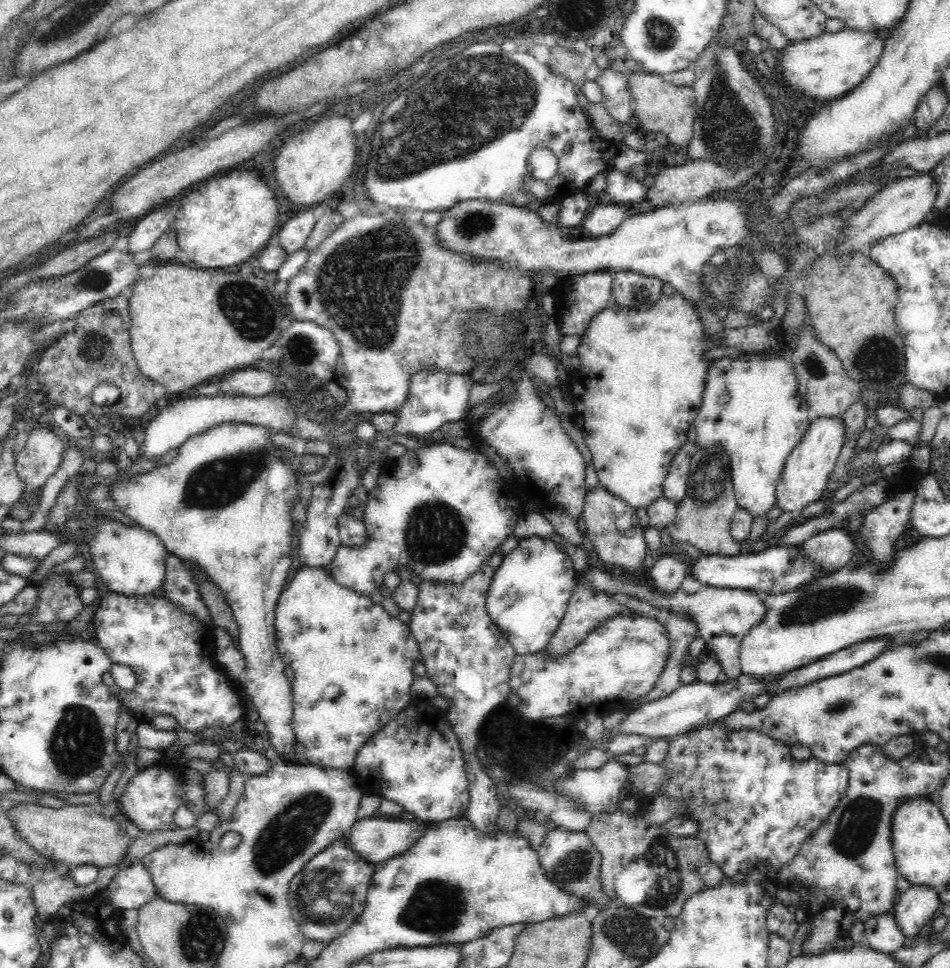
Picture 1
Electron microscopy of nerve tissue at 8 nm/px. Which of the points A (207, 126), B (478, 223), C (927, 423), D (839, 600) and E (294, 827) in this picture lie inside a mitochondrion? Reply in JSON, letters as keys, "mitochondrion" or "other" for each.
{"A":"other","B":"mitochondrion","C":"other","D":"mitochondrion","E":"mitochondrion"}

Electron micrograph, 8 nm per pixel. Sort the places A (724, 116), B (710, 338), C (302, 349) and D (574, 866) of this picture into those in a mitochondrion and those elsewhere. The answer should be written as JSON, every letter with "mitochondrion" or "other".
{"A":"mitochondrion","B":"other","C":"mitochondrion","D":"mitochondrion"}

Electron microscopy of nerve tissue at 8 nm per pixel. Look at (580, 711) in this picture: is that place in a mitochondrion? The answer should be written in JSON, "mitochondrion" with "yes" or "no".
{"mitochondrion":"no"}

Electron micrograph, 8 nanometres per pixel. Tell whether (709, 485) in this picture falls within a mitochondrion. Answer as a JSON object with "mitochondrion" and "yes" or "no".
{"mitochondrion":"yes"}

